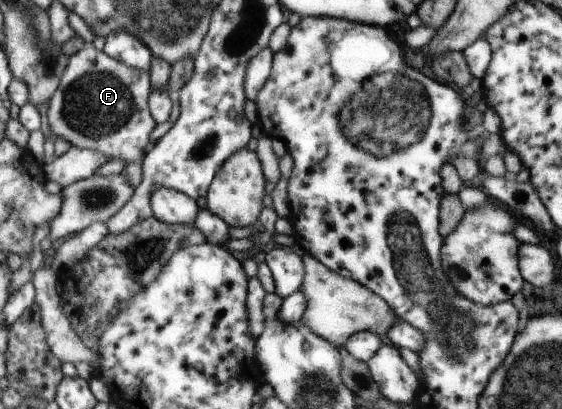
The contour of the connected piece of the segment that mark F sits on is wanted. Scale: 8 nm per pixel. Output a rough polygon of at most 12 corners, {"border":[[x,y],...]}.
{"border":[[85,43],[51,98],[51,132],[127,160],[152,150],[151,73]]}

